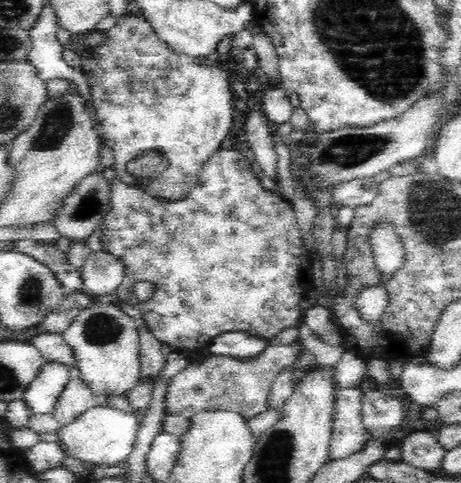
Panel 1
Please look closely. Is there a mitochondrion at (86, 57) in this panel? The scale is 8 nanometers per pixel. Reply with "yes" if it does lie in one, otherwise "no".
no

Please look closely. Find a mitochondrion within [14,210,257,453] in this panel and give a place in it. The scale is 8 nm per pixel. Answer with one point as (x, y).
(100, 328)

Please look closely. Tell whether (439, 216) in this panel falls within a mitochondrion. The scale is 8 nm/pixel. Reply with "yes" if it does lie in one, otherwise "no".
yes

